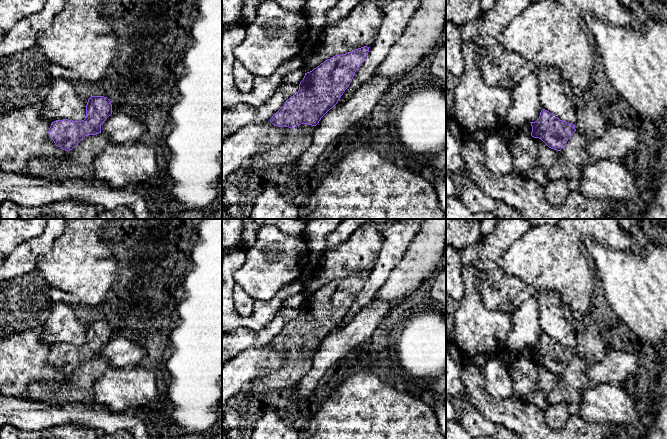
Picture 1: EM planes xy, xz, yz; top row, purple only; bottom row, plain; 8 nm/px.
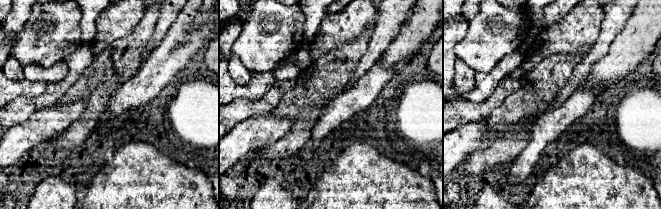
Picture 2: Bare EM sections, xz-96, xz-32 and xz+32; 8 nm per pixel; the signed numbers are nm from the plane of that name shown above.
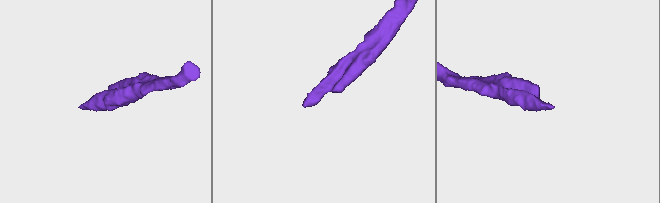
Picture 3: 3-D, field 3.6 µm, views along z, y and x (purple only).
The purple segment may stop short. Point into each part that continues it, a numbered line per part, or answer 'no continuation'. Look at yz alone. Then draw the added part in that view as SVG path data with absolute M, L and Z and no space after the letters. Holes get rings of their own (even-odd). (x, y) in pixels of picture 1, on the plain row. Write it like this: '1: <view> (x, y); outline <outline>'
1: yz (590, 347); outline M577 325L576 341L575 353L587 364L596 363L605 358L608 347L597 333Z

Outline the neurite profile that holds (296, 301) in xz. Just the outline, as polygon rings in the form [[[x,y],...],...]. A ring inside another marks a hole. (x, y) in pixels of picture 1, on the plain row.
[[[298,293],[294,296],[290,296],[286,298],[282,302],[281,307],[299,309],[300,306],[303,304],[304,300],[305,300],[305,296],[302,293]]]

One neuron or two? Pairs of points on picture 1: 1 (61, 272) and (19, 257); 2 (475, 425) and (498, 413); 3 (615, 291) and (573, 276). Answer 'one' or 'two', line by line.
1: two
2: two
3: two

